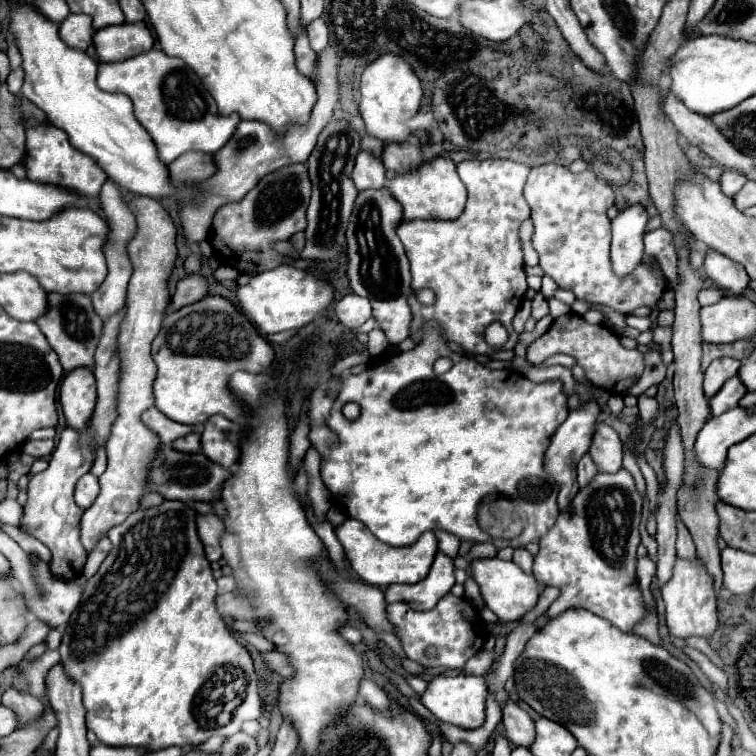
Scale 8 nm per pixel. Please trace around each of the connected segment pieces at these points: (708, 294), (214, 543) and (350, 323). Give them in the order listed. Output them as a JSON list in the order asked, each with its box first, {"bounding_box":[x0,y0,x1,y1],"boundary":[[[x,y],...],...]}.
[{"bounding_box":[698,287,722,305],"boundary":[[[704,287],[702,293],[698,295],[698,301],[700,301],[702,305],[712,305],[712,303],[716,303],[720,297],[722,297],[722,291],[720,291],[718,287]]]},{"bounding_box":[196,513,224,561],"boundary":[[[208,513],[208,515],[198,515],[196,517],[198,525],[198,535],[206,551],[208,561],[220,561],[222,551],[220,551],[220,537],[224,535],[224,523],[218,515]]]},{"bounding_box":[336,295,372,329],"boundary":[[[346,295],[336,303],[336,317],[340,319],[340,323],[348,329],[356,329],[360,325],[364,325],[370,317],[372,317],[372,307],[370,301],[360,297],[360,295]]]}]

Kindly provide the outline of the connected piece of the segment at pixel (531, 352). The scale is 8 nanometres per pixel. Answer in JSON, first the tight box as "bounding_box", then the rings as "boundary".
{"bounding_box":[526,313,644,395],"boundary":[[[568,313],[568,315],[558,317],[550,325],[550,329],[528,347],[526,359],[532,365],[538,365],[556,353],[564,353],[564,355],[574,357],[576,363],[584,369],[586,379],[600,389],[608,389],[610,395],[626,393],[632,385],[638,383],[638,379],[644,371],[644,355],[640,351],[622,347],[618,341],[618,335],[612,329],[608,329],[606,325],[590,325],[584,321],[584,317],[580,317],[576,313]]]}

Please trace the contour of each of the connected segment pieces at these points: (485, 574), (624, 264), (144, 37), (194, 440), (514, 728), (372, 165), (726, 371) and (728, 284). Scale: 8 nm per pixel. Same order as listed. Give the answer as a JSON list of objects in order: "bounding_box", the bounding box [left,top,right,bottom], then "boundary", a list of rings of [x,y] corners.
[{"bounding_box":[470,557,540,621],"boundary":[[[498,557],[472,559],[470,577],[478,583],[486,607],[490,607],[498,615],[498,619],[502,619],[502,621],[522,619],[536,605],[538,595],[540,595],[538,581],[532,575],[524,573],[520,567],[516,567],[514,561],[504,561]]]},{"bounding_box":[612,205,648,277],"boundary":[[[630,205],[612,221],[612,269],[618,277],[630,275],[644,257],[644,227],[648,215],[644,207]]]},{"bounding_box":[94,21,154,61],"boundary":[[[144,21],[120,23],[94,33],[94,47],[100,61],[116,61],[140,55],[154,47],[154,35]]]},{"bounding_box":[172,433,200,451],"boundary":[[[190,433],[186,437],[180,437],[172,443],[178,451],[200,451],[200,433]]]},{"bounding_box":[502,699,536,747],"boundary":[[[508,699],[506,705],[502,707],[502,723],[504,723],[508,739],[516,747],[530,747],[532,745],[532,739],[536,737],[534,721],[516,701]]]},{"bounding_box":[352,151,386,191],"boundary":[[[360,151],[356,157],[356,165],[352,171],[352,181],[358,191],[366,189],[380,189],[384,187],[386,175],[384,175],[384,165],[382,161],[374,159],[368,151]]]},{"bounding_box":[704,357,740,397],"boundary":[[[722,357],[710,363],[710,367],[704,373],[704,393],[706,397],[716,395],[716,391],[720,391],[720,387],[738,373],[740,369],[740,361],[738,359],[730,359],[730,357]]]},{"bounding_box":[704,251,750,295],"boundary":[[[710,251],[706,255],[706,261],[704,261],[704,273],[708,279],[712,279],[722,291],[728,291],[732,295],[742,295],[744,289],[748,287],[750,279],[748,279],[748,273],[744,271],[744,267],[740,267],[740,263],[716,253],[716,251]]]}]

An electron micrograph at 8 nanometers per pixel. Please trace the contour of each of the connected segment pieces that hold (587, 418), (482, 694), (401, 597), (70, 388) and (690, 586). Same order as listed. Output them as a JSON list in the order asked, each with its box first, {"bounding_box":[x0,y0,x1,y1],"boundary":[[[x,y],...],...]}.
[{"bounding_box":[544,401,600,511],"boundary":[[[592,401],[590,403],[582,403],[578,409],[570,411],[568,419],[552,435],[550,447],[544,453],[544,471],[550,477],[554,477],[554,481],[560,487],[560,495],[558,495],[558,507],[560,507],[560,511],[566,511],[568,509],[572,497],[580,489],[578,483],[576,483],[576,465],[578,465],[578,459],[582,459],[582,455],[588,453],[588,449],[590,449],[592,431],[594,431],[598,413],[600,413],[600,407],[598,407],[598,403],[592,403]]]},{"bounding_box":[422,675,486,729],"boundary":[[[438,675],[434,677],[424,695],[422,695],[422,703],[424,707],[436,715],[440,721],[462,727],[462,729],[478,729],[484,725],[486,719],[486,681],[484,677],[474,677],[474,675],[456,675],[456,677],[448,677],[448,675]]]},{"bounding_box":[384,551,454,611],"boundary":[[[438,551],[426,579],[414,585],[388,585],[384,599],[386,603],[406,601],[415,610],[428,611],[452,589],[454,583],[454,563],[448,555]]]},{"bounding_box":[60,367,96,431],"boundary":[[[78,367],[66,373],[60,385],[60,403],[68,425],[76,431],[84,431],[96,405],[96,381],[92,371]]]},{"bounding_box":[662,559,718,639],"boundary":[[[676,559],[670,581],[662,585],[662,599],[666,603],[666,623],[668,623],[668,631],[672,637],[710,639],[714,631],[718,629],[714,583],[712,583],[712,577],[706,573],[700,559],[696,559],[694,565],[684,563],[684,559]]]}]

